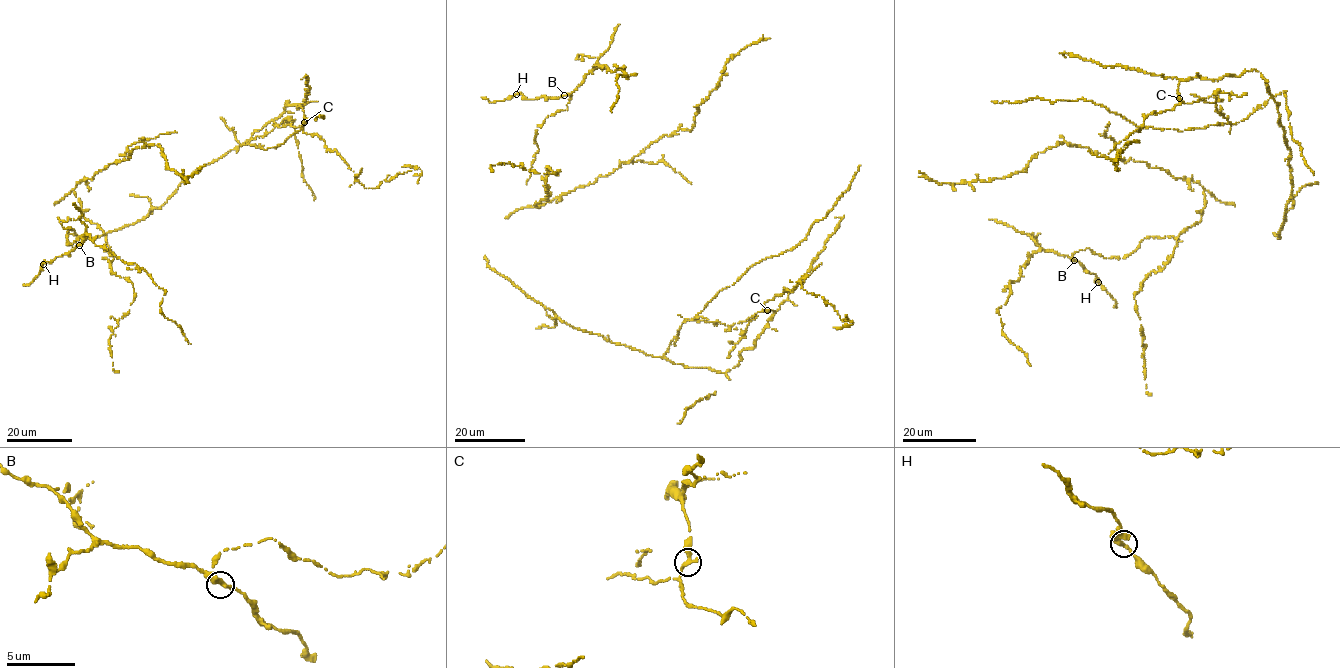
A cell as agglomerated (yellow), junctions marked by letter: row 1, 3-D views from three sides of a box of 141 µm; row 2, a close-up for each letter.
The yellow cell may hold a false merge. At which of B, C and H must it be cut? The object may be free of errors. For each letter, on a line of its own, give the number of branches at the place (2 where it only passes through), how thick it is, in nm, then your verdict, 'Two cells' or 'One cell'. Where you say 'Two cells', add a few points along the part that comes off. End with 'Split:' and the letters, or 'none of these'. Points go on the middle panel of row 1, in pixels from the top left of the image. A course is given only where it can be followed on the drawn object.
B: Branches: 2. Thickness 340 nm. One cell
C: Branches: 2. Thickness 340 nm. Two cells. Course of the part to remove: (767, 310), (729, 327), (692, 320), (750, 267), (805, 238), (848, 188), (860, 165)
H: Branches: 2. Thickness 360 nm. One cell
Split: C

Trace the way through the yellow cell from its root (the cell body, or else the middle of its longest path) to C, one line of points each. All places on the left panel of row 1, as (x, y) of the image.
C: (159, 207), (198, 168), (236, 149), (277, 118), (285, 102), (289, 101), (287, 106), (301, 105), (304, 122)

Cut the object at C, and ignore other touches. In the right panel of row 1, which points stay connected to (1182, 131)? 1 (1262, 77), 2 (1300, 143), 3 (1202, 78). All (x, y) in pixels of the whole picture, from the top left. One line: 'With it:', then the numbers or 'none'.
With it: 2

